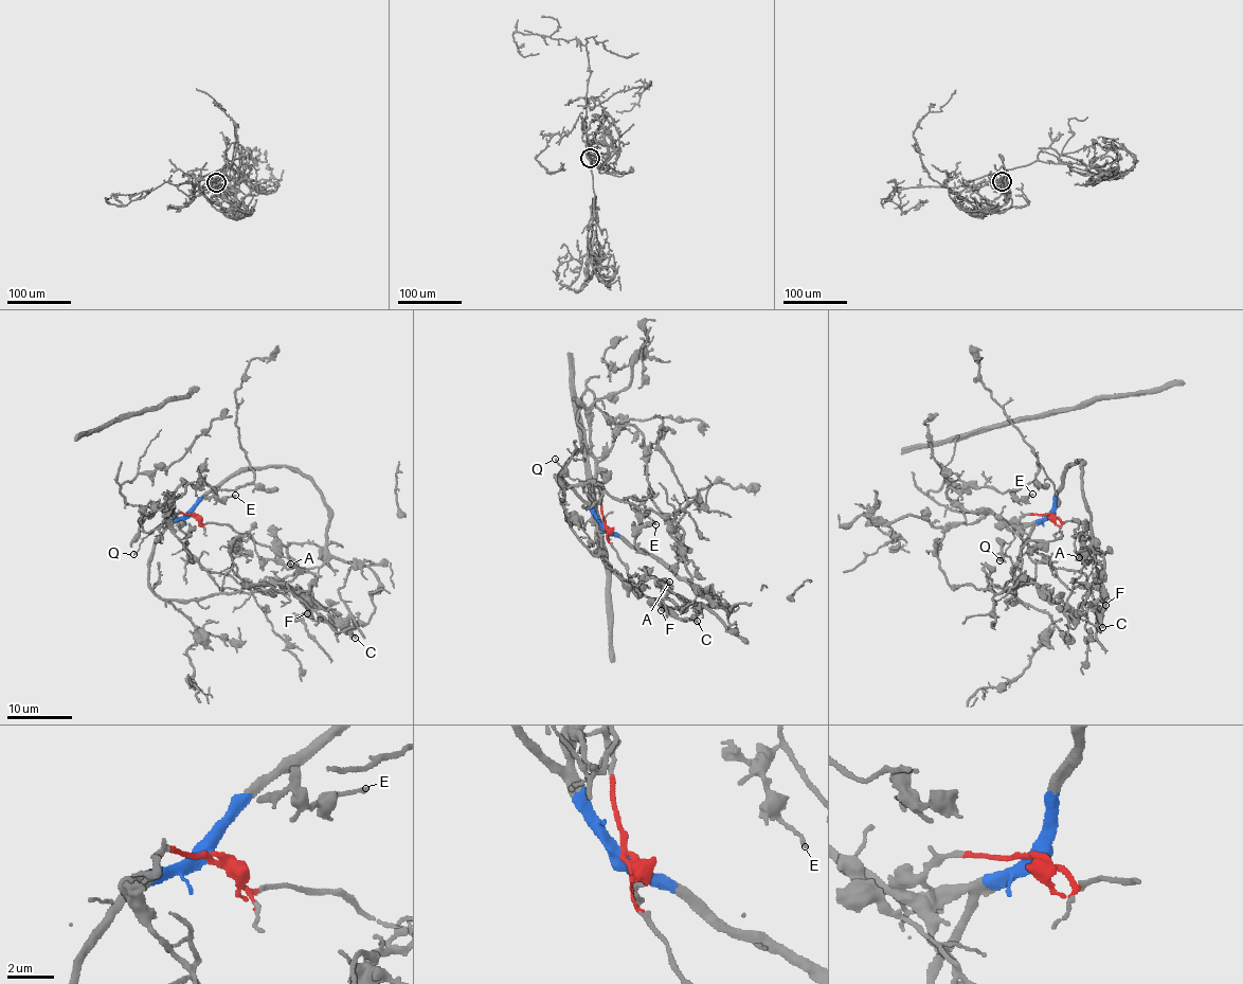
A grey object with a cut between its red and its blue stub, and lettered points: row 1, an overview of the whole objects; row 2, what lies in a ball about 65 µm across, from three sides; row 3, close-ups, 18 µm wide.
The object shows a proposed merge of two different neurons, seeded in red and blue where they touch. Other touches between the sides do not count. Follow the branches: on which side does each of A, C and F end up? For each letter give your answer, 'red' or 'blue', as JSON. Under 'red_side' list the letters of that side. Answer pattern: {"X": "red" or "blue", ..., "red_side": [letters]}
{"A": "red", "C": "red", "F": "red", "red_side": ["A", "C", "F"]}

